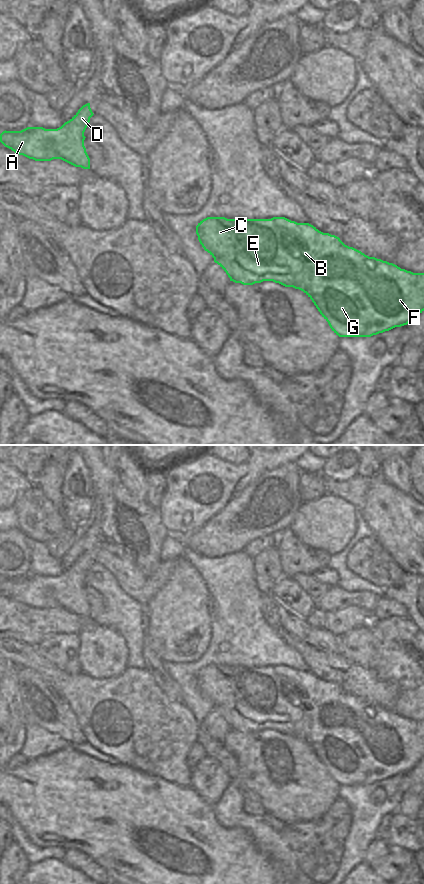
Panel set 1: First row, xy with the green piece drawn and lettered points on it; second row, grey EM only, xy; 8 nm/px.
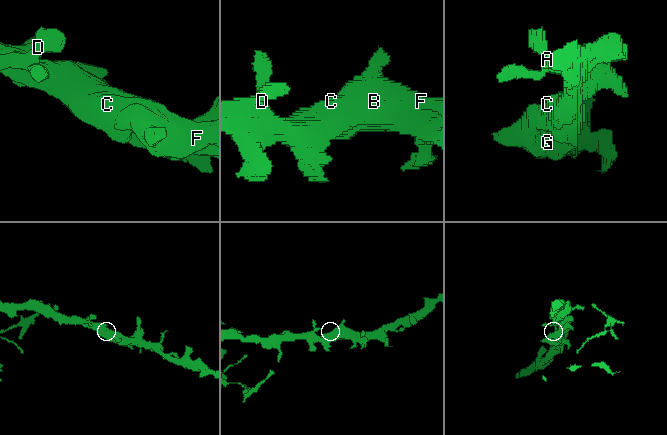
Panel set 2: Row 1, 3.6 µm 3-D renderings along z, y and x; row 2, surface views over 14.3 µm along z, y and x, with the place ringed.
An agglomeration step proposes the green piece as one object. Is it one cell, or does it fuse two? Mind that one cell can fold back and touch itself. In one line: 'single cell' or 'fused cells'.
single cell

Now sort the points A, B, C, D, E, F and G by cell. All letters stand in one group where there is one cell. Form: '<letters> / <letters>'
A B C D E F G

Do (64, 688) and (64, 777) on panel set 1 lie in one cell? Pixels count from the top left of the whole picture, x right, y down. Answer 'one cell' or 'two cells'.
two cells

